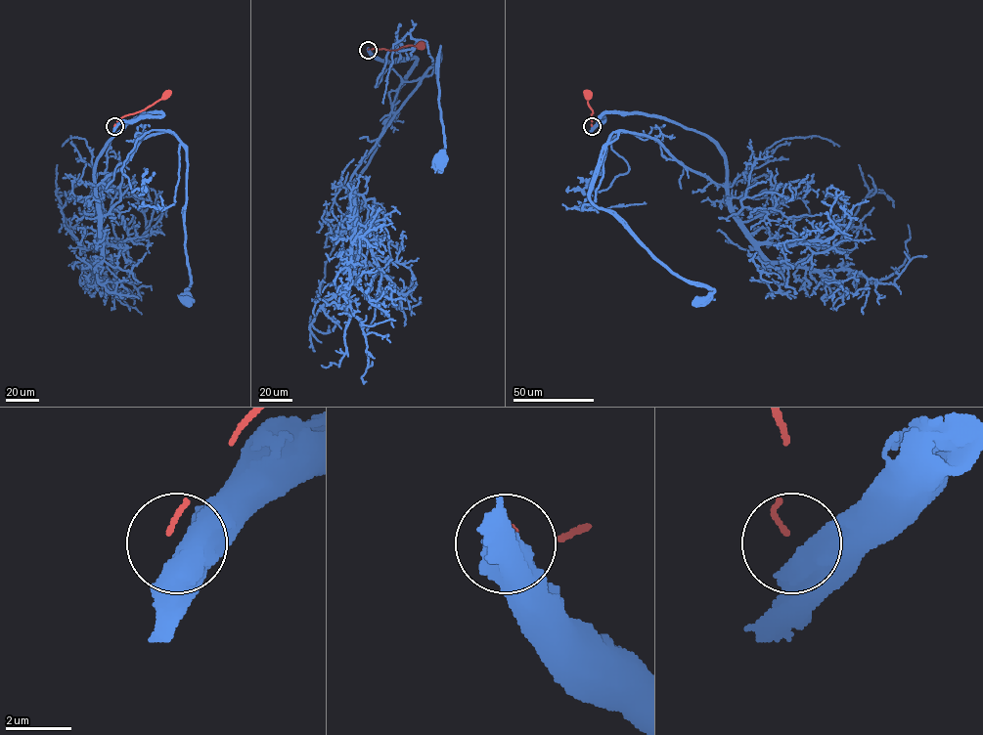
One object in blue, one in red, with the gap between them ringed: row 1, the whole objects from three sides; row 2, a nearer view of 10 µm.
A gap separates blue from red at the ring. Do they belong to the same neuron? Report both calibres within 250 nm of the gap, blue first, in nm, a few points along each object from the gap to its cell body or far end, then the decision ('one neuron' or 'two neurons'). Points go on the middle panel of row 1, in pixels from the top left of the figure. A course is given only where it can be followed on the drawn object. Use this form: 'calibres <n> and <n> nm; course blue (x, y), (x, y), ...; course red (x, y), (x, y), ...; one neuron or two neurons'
calibres 900 and 140 nm; course blue (369, 50), (384, 61), (417, 60), (368, 165), (348, 183), (432, 73), (440, 46), (439, 160); course red (368, 49), (397, 50), (420, 44); two neurons

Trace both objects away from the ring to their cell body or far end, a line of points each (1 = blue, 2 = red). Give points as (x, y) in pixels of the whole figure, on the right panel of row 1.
1: (592, 126), (640, 112), (717, 146), (723, 185), (620, 131), (589, 192), (670, 271), (712, 288), (702, 301)
2: (592, 126), (592, 109), (587, 93)

